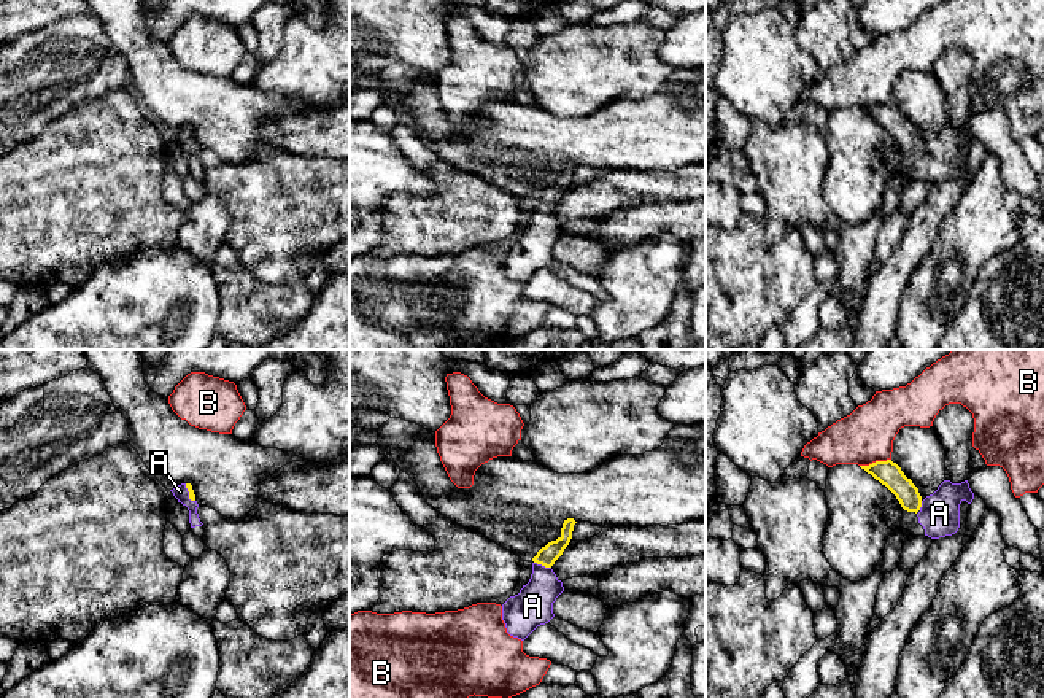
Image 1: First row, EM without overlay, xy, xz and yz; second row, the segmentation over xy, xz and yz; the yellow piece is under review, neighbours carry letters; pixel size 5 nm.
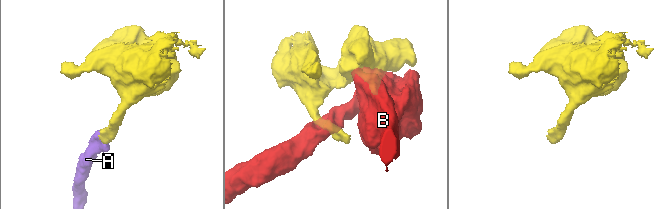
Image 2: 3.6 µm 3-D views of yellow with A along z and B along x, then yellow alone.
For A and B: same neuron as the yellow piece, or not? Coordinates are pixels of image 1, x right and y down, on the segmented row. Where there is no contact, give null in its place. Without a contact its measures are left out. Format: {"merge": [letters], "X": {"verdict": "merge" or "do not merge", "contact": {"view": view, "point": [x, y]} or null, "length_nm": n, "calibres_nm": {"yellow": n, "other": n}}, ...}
{"merge": ["A"], "A": {"verdict": "merge", "contact": {"view": "xz", "point": [542, 565]}, "length_nm": 90, "calibres_nm": {"yellow": 100, "other": 200}}, "B": {"verdict": "do not merge", "contact": {"view": "yz", "point": [876, 461]}, "length_nm": 170, "calibres_nm": {"yellow": 120, "other": 280}}}

